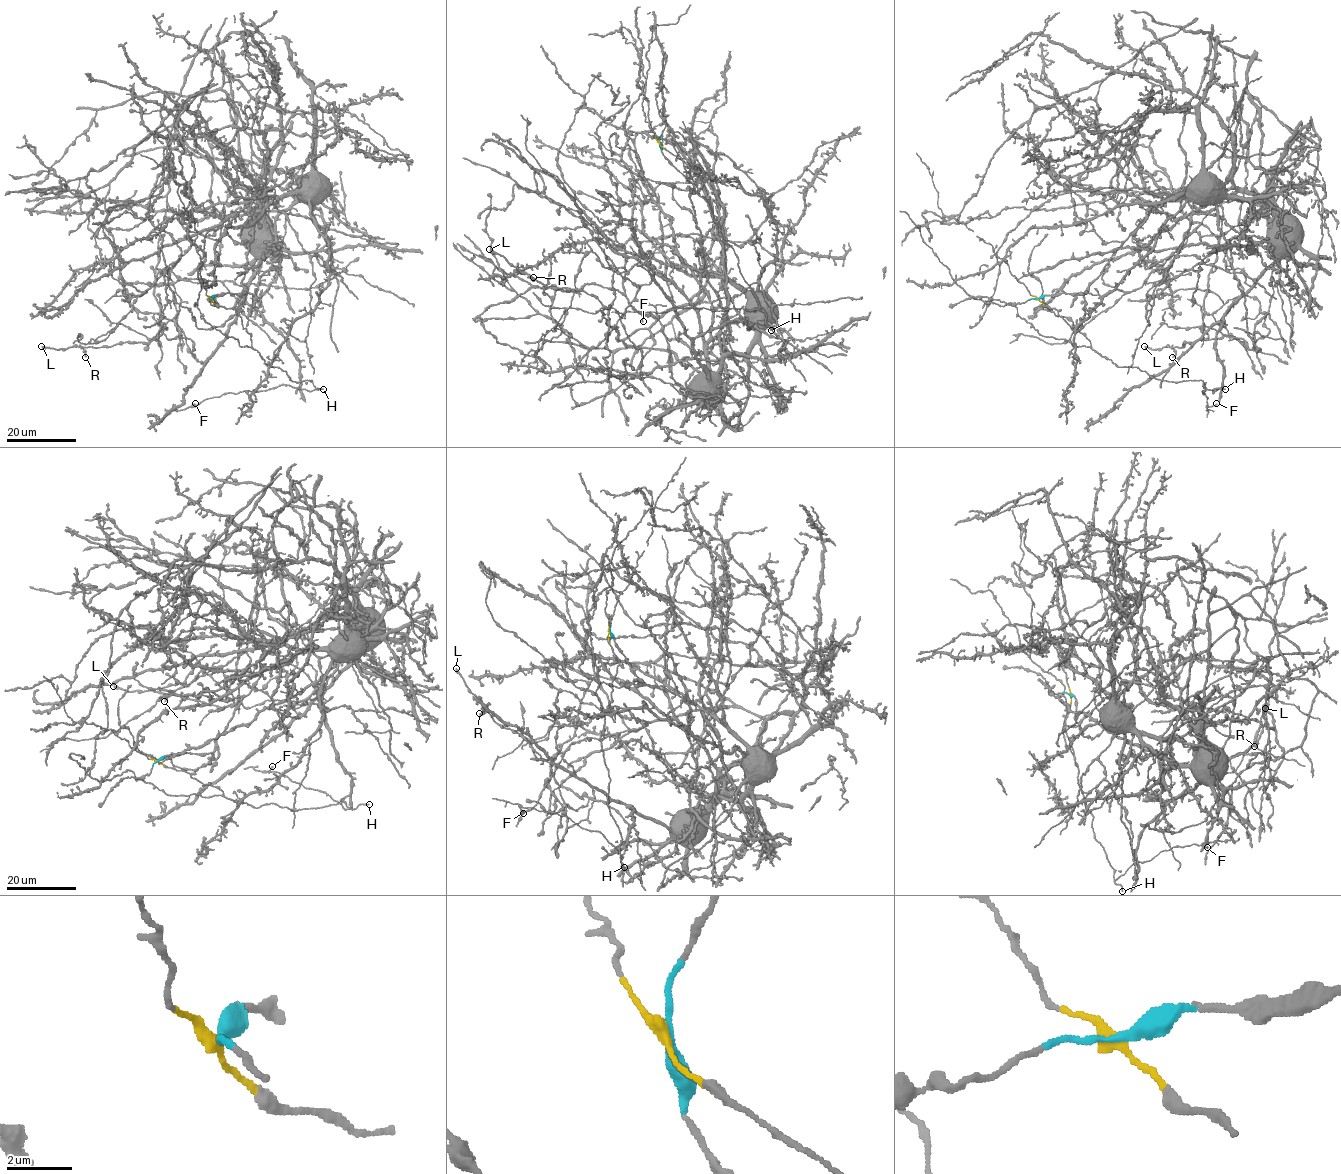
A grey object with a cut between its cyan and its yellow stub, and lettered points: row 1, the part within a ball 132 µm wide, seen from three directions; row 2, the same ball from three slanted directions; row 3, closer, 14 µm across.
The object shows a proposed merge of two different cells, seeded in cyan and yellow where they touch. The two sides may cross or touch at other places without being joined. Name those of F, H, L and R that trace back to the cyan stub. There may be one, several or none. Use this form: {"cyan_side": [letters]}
{"cyan_side": ["L", "R"]}

